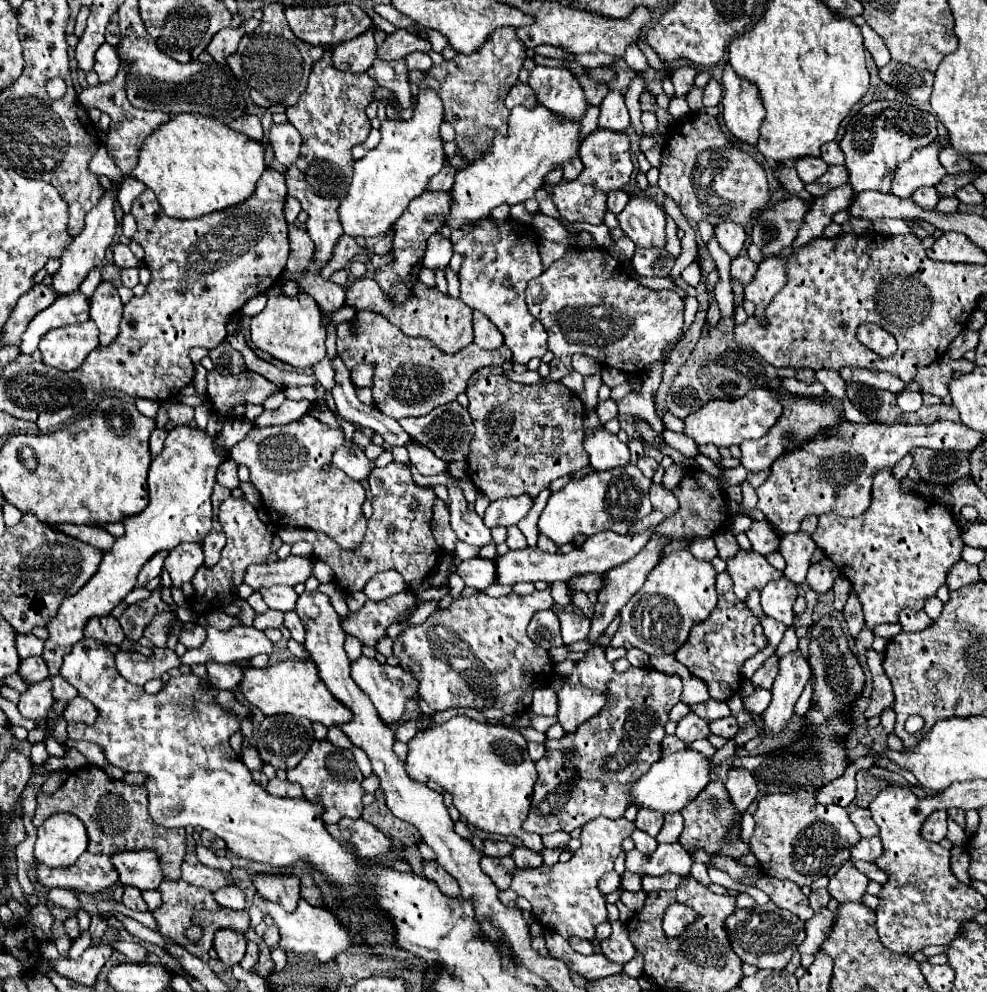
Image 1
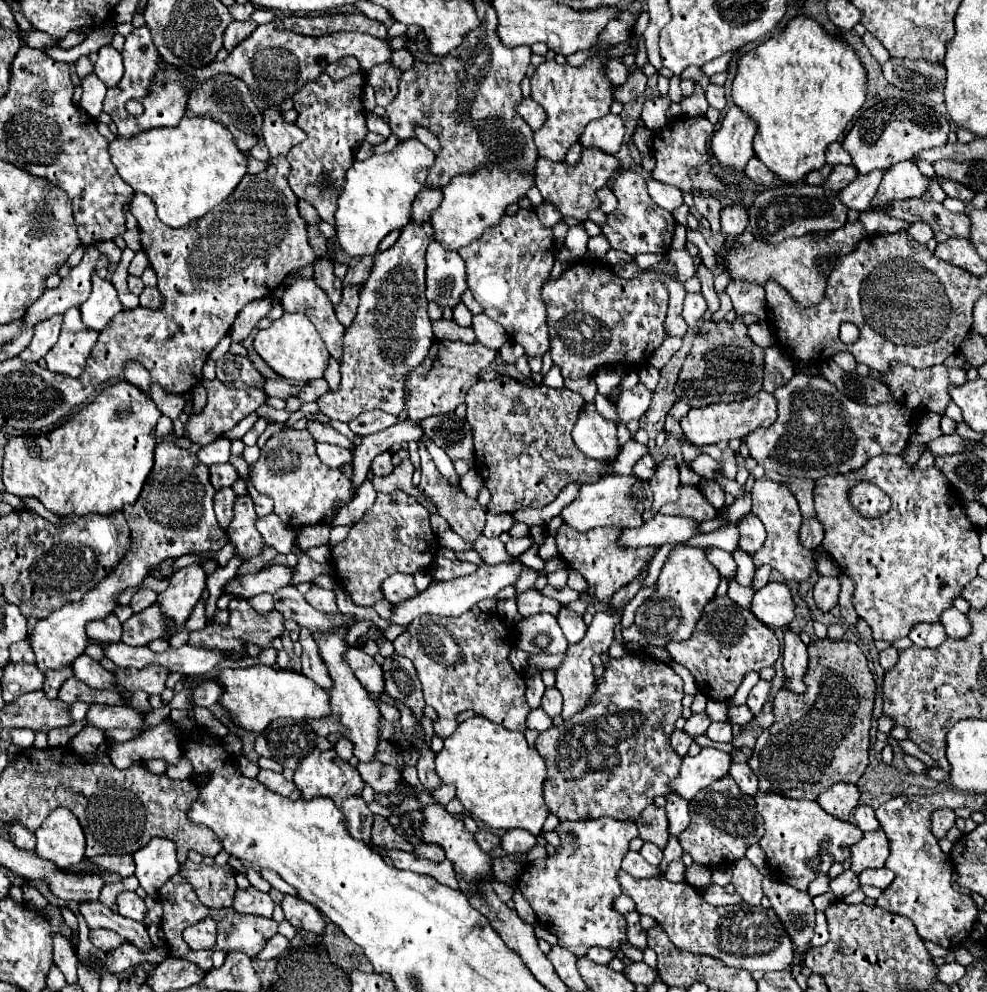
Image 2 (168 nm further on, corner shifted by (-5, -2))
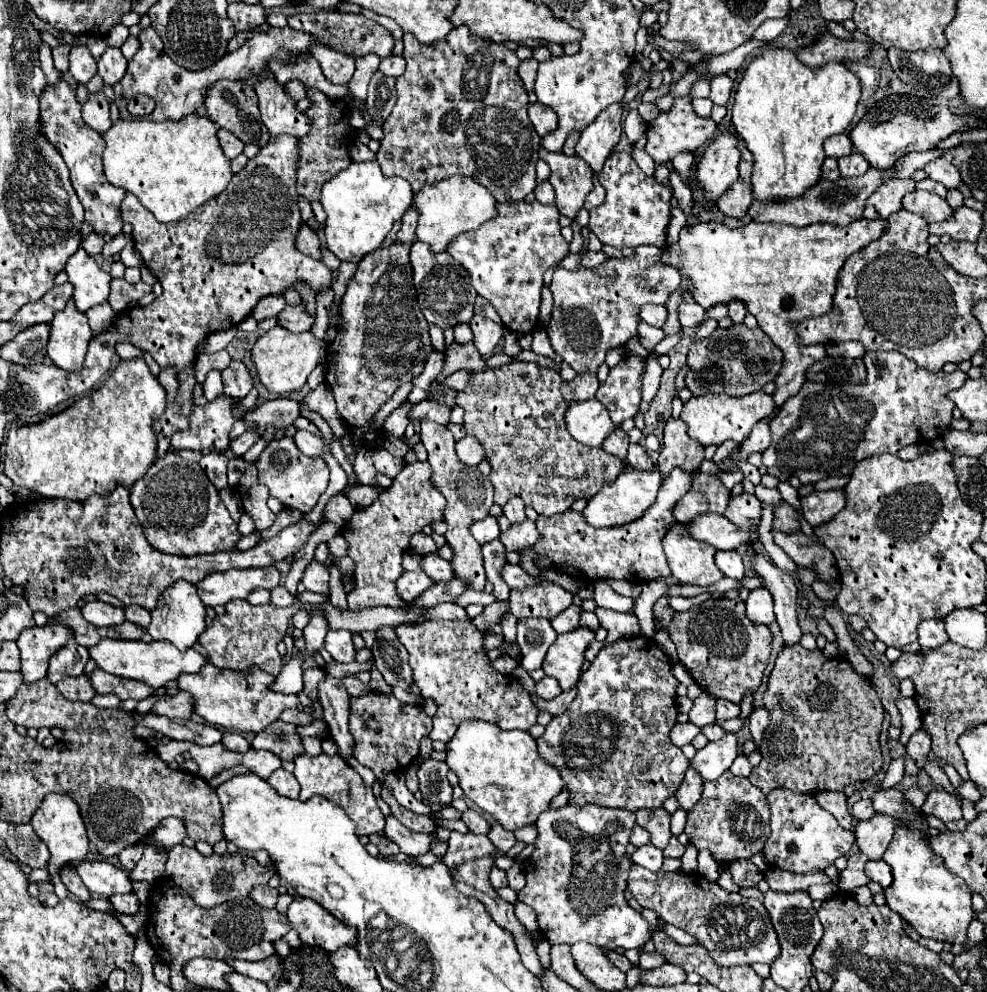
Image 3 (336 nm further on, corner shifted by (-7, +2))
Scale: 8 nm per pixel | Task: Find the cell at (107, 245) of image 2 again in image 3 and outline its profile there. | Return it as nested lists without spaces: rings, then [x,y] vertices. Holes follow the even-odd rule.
[[[91,233],[85,241],[81,241],[81,247],[89,253],[89,255],[97,255],[103,251],[103,245],[105,245],[105,239],[97,233]]]

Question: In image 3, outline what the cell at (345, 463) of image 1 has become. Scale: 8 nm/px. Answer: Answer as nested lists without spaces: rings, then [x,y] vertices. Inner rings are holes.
[[[297,431],[297,433],[293,435],[293,439],[295,439],[297,447],[299,447],[307,457],[317,457],[317,455],[321,455],[323,451],[331,451],[329,441],[317,437],[317,435],[309,433],[309,431]]]

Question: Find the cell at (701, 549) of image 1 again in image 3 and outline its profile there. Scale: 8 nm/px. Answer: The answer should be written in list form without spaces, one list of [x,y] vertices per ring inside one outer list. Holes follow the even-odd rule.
[[[731,549],[731,551],[717,551],[715,553],[715,565],[721,569],[721,573],[725,577],[731,577],[731,579],[743,579],[743,561],[741,561],[741,555]]]

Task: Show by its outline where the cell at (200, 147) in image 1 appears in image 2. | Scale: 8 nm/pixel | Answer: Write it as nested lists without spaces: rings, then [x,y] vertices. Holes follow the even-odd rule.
[[[185,115],[177,127],[149,129],[131,139],[115,137],[109,143],[109,155],[113,165],[117,167],[117,175],[135,191],[151,197],[157,209],[157,217],[169,227],[189,225],[189,221],[197,221],[199,217],[203,217],[209,209],[229,197],[229,193],[233,193],[233,189],[237,187],[237,181],[241,181],[241,177],[247,173],[247,157],[233,145],[229,131],[209,117]]]

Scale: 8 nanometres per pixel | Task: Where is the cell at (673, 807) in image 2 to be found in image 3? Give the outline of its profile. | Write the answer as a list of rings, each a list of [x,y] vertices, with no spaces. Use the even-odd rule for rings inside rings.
[[[689,767],[687,773],[685,773],[683,783],[681,783],[679,789],[675,791],[675,799],[677,799],[679,807],[681,807],[685,813],[689,813],[689,811],[693,809],[693,805],[699,801],[701,791],[703,791],[703,781],[701,781],[701,777]]]

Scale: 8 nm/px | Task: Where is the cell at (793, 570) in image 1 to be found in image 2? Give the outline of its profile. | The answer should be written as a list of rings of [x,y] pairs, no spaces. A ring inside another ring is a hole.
[[[817,517],[803,521],[803,525],[801,525],[801,545],[805,549],[815,549],[817,545],[821,545],[823,533],[825,533],[825,529],[823,529],[823,525]]]

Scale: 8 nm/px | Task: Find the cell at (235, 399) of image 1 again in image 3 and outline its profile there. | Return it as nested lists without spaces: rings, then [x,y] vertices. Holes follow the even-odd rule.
[[[225,393],[209,401],[207,405],[193,407],[189,417],[189,429],[173,435],[173,449],[193,451],[223,451],[229,447],[229,431],[239,421],[233,411],[239,399]]]

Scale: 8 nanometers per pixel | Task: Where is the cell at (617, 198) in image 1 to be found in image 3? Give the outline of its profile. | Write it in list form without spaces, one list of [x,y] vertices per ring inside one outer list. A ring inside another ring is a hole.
[[[595,181],[595,189],[587,195],[587,199],[585,199],[585,207],[587,209],[595,209],[595,207],[599,207],[601,203],[605,201],[605,189],[603,189],[603,185],[599,183],[599,181]]]

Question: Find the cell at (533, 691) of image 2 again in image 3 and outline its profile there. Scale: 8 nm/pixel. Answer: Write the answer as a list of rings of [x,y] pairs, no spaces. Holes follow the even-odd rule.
[[[523,619],[517,625],[517,643],[521,647],[523,659],[521,667],[525,671],[541,669],[547,649],[555,643],[557,633],[549,619]]]

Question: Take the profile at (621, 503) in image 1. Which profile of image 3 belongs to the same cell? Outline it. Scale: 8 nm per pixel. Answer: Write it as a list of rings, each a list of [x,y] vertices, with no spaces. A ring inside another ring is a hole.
[[[625,469],[611,485],[603,485],[595,497],[587,499],[587,507],[583,509],[583,517],[589,525],[593,527],[613,527],[613,525],[623,525],[639,519],[647,507],[655,503],[657,491],[661,489],[661,475],[655,471],[635,471],[635,469]]]

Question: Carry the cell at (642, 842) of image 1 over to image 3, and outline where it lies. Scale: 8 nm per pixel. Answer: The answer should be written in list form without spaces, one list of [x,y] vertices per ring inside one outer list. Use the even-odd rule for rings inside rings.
[[[647,843],[647,845],[639,847],[639,849],[633,853],[631,861],[633,861],[635,865],[641,865],[641,867],[649,869],[649,871],[659,871],[659,869],[661,869],[661,863],[663,863],[663,851],[657,849],[655,845]]]

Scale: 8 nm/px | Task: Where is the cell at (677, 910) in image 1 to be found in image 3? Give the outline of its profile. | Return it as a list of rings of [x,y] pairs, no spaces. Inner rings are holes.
[[[631,865],[627,887],[641,907],[653,909],[659,915],[659,919],[693,935],[699,941],[699,945],[703,945],[709,951],[709,955],[719,967],[753,963],[771,965],[771,961],[779,957],[779,941],[769,921],[771,917],[765,905],[757,899],[745,899],[739,893],[729,893],[721,889],[717,883],[703,879],[703,875],[697,873],[653,873],[639,865]]]

